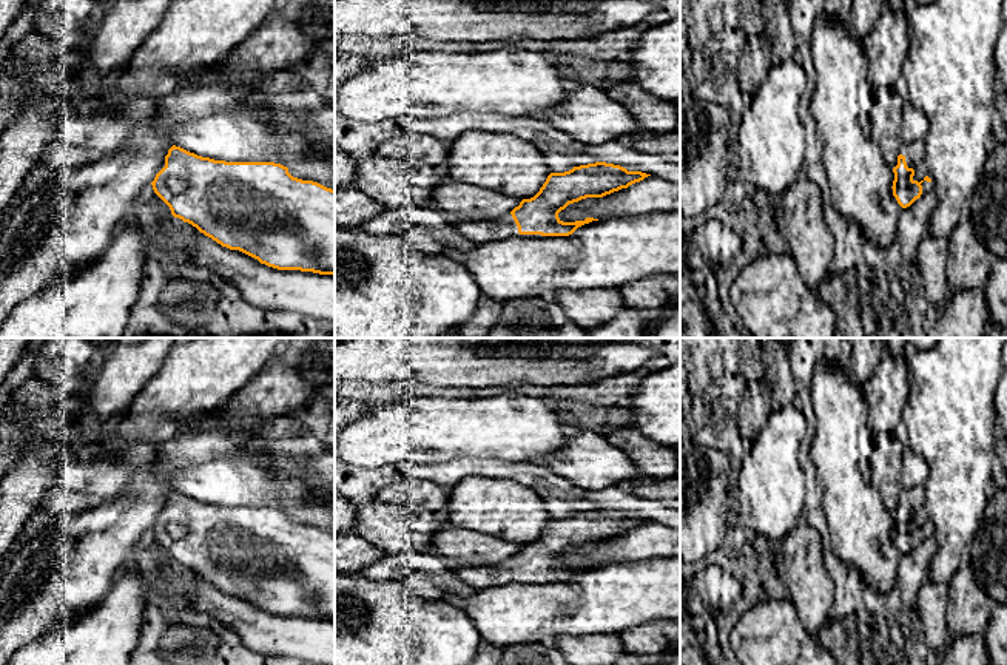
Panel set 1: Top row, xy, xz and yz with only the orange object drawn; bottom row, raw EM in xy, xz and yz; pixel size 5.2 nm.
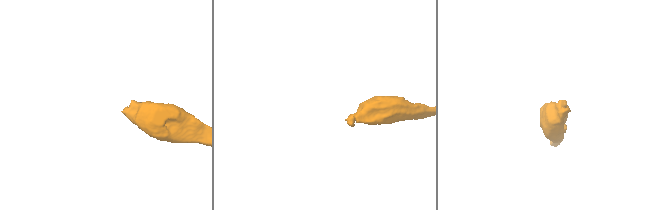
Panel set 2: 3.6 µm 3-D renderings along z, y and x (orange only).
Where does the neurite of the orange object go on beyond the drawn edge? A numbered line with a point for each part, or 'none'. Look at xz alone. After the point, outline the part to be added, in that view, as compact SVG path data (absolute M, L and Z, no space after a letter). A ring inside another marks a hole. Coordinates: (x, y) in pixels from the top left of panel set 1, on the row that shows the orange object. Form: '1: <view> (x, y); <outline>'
1: xz (478, 232); M510 213L501 216L500 219L480 219L480 221L464 221L464 219L449 219L446 214L446 222L456 227L470 244L484 244L489 241L503 241L507 238L543 238L541 235L520 235L518 227Z

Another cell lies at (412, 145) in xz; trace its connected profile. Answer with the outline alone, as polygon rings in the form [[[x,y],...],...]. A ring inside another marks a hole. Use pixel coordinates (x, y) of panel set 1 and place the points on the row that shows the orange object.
[[[413,130],[401,131],[376,148],[376,156],[427,162],[432,167],[446,165],[449,145],[440,139]]]

